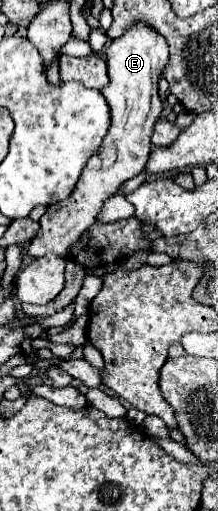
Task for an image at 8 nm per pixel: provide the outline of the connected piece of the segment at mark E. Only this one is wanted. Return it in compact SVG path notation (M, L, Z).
M136 23L130 33L110 43L108 51L108 79L110 83L102 89L112 113L112 125L104 137L100 149L90 157L82 169L82 177L76 183L74 193L56 205L50 205L40 219L40 231L30 241L26 253L30 257L42 257L46 253L56 253L66 257L70 245L74 245L80 235L96 221L106 199L110 199L124 181L138 175L148 161L152 151L152 129L160 117L162 101L158 97L158 75L168 61L168 45L162 37L144 23Z

